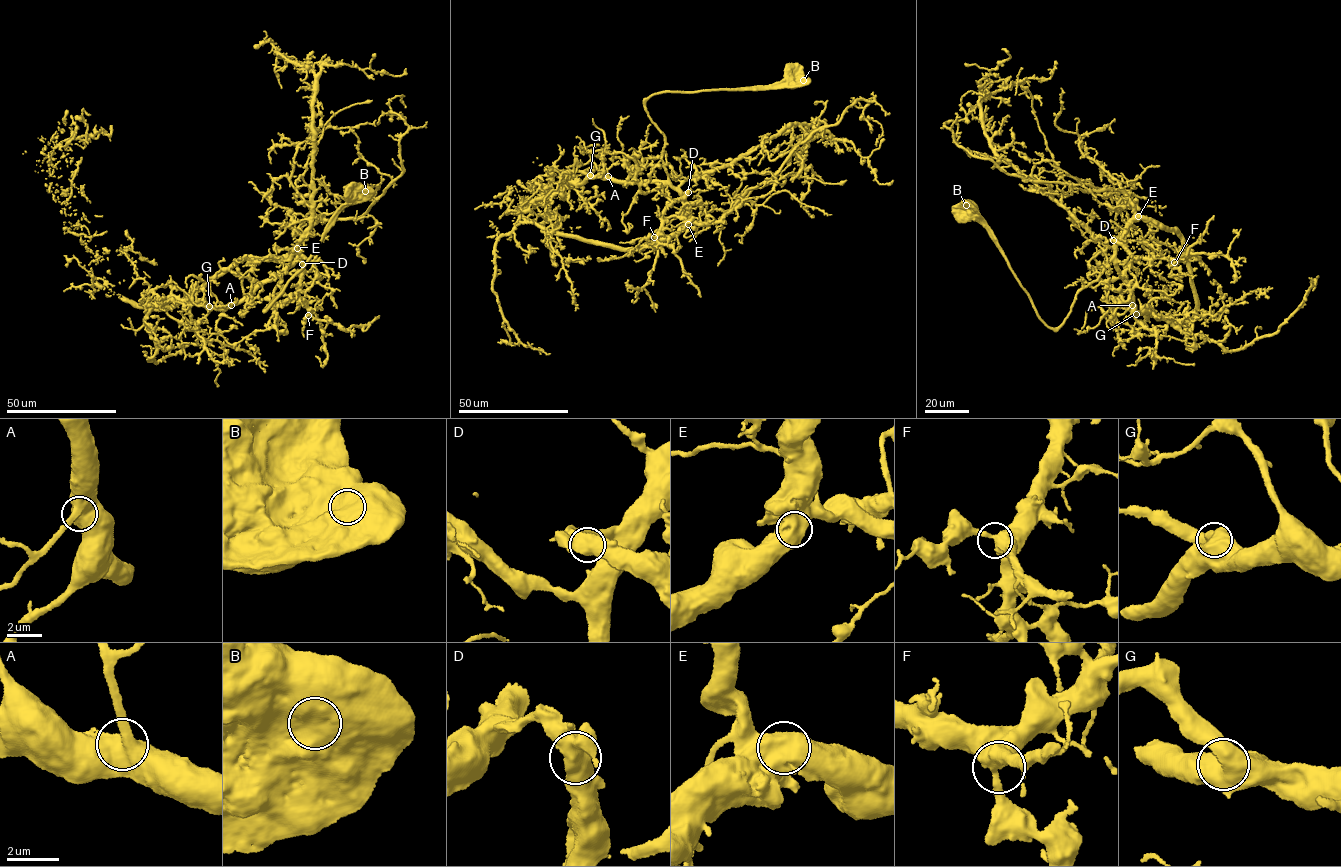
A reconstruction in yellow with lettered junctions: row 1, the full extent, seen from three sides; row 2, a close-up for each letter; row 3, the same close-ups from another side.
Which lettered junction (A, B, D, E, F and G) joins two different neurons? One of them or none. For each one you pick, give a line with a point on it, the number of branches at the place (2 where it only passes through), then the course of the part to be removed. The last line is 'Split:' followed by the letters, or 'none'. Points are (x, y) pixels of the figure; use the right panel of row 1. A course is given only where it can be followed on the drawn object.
Split: none

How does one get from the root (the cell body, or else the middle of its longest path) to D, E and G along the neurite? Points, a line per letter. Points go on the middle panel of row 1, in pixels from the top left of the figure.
D: (794, 83), (649, 97), (645, 104), (665, 140), (662, 159), (670, 182), (683, 194), (688, 192)
E: (794, 83), (765, 88), (666, 91), (646, 100), (649, 118), (665, 140), (662, 159), (688, 210), (688, 224)
G: (794, 83), (649, 97), (646, 110), (665, 140), (662, 159), (667, 180), (620, 183), (590, 175)

